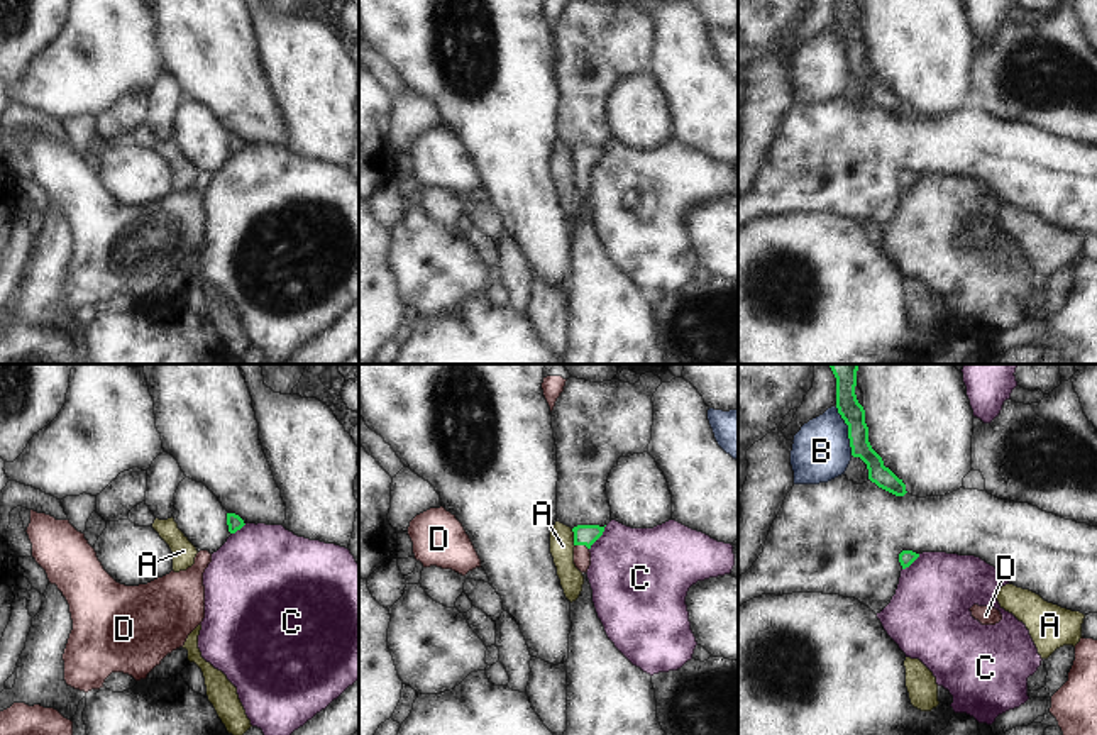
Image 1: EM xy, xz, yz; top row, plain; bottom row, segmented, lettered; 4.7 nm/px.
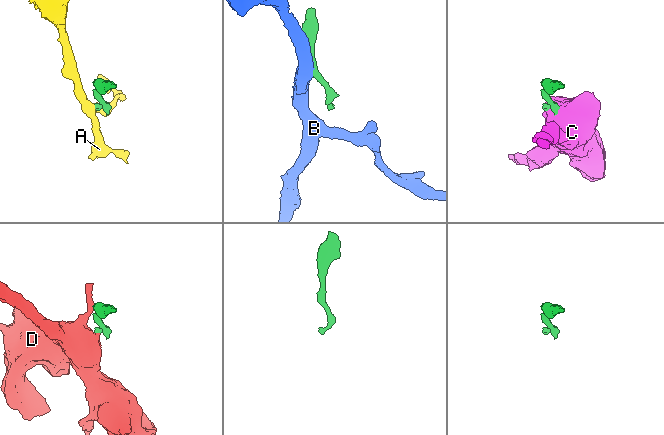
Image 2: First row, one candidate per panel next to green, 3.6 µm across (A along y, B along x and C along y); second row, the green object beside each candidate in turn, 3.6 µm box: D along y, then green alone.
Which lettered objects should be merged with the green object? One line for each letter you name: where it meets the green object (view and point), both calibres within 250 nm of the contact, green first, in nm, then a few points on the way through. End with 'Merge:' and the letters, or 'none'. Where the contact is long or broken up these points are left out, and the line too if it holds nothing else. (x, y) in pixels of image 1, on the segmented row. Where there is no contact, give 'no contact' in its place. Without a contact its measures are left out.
D: contact xz (583, 544); calibres 100 and 80 nm; way xz (586, 536), (583, 544), (581, 552)
Merge: D

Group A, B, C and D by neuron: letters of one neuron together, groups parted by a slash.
A / B / C / D

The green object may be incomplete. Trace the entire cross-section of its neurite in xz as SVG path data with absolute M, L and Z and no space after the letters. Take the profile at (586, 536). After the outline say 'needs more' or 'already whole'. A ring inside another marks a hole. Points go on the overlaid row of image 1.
M577 525L574 532L574 564L581 572L587 572L591 566L591 545L603 535L604 527Z; needs more

